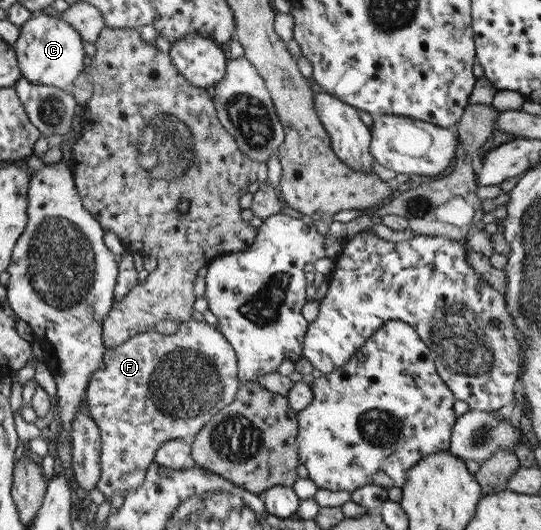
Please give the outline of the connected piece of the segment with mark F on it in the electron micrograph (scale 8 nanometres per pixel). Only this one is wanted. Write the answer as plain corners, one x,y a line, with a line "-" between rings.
192,318
188,321
180,322
177,326
176,333
173,335
160,335
160,333
151,330
146,333
138,333
113,349
105,349
102,354
102,365
96,371
92,372
84,397
89,415
96,422
98,433
100,434
100,476
98,476
99,480
96,481
96,488
105,497
109,498
114,491
118,491
118,493
124,495
126,490
138,487
142,483
142,480
144,480
144,476
146,476
146,468
154,461
154,452
156,452
158,446
162,442
174,438
190,442
196,435
196,432
202,429
202,426
212,415
215,415
222,407
231,403
233,397
236,395
239,382
237,377
237,359
234,351
226,342
226,339
217,331
217,327
210,326
204,321
197,321

